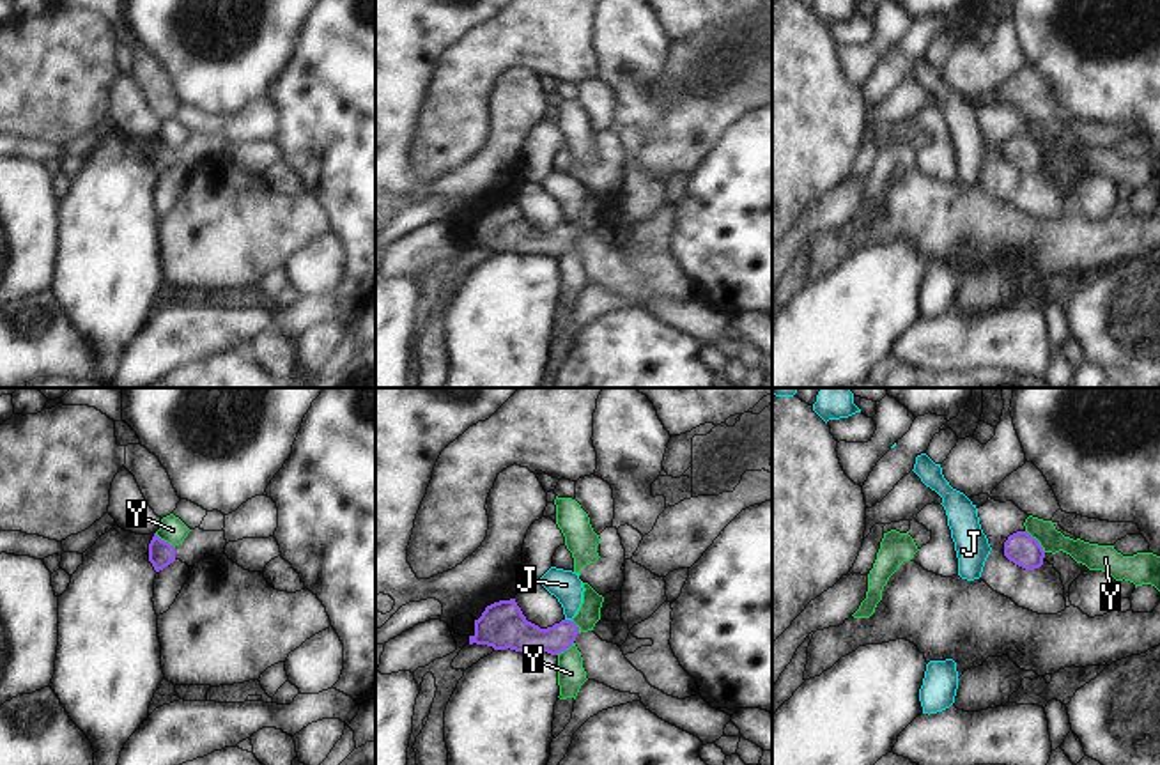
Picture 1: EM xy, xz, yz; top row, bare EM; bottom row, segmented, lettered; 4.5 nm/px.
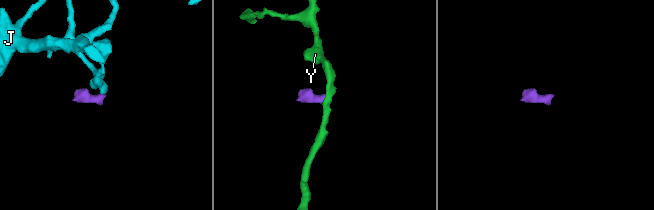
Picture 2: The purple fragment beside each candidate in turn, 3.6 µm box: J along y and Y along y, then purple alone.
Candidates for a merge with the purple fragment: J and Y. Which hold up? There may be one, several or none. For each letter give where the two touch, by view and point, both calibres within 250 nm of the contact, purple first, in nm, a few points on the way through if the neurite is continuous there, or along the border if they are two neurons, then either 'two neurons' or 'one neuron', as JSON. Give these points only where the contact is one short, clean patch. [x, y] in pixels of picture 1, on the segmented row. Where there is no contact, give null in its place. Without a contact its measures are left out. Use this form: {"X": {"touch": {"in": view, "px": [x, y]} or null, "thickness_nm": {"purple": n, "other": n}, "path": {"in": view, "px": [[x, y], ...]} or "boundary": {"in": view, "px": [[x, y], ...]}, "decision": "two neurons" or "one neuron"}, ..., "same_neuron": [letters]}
{"J": {"touch": {"in": "xz", "px": [569, 620]}, "thickness_nm": {"purple": 160, "other": 140}, "decision": "two neurons"}, "Y": {"touch": {"in": "yz", "px": [1036, 540]}, "thickness_nm": {"purple": 150, "other": 110}, "boundary": {"in": "yz", "px": [[1026, 530], [1045, 551]]}, "decision": "two neurons"}, "same_neuron": []}

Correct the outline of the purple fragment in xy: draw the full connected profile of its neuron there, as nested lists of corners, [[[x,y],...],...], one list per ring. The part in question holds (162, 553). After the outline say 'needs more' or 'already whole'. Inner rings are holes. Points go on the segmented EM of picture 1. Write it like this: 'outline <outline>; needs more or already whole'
outline [[[195,528],[188,533],[182,544],[170,545],[168,542],[161,540],[156,533],[149,544],[149,561],[152,563],[154,570],[159,572],[175,560],[181,560],[188,567],[193,567],[200,560],[207,556],[216,556],[225,552],[225,531],[204,531]]]; needs more

